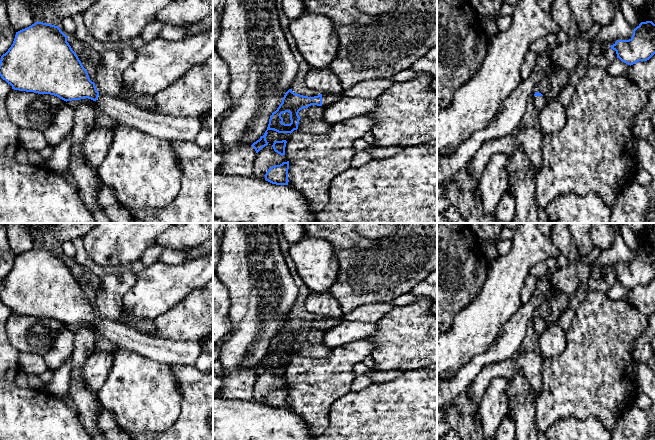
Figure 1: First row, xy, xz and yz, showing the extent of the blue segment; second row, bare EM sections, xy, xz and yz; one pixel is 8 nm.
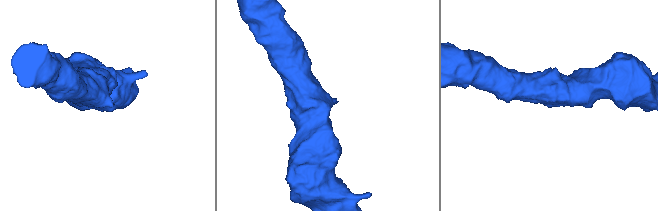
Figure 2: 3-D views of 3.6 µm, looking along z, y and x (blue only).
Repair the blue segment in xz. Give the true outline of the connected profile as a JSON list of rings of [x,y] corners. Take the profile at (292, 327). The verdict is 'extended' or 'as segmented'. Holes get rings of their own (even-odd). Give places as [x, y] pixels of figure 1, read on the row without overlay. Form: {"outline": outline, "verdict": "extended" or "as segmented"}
{"outline": [[[289,313],[285,317],[282,327],[270,340],[269,348],[264,359],[261,360],[260,363],[254,366],[251,370],[255,373],[256,377],[258,377],[263,371],[268,369],[266,364],[268,354],[274,354],[278,357],[291,358],[294,354],[298,353],[299,344],[301,343],[298,339],[300,334],[303,332],[307,333],[311,329],[317,329],[326,332],[343,321],[343,317],[340,320],[323,317],[319,318],[318,320],[308,321],[296,318],[292,315],[292,313]],[[286,336],[290,338],[290,348],[285,348],[283,346],[283,342],[281,341],[281,339]]], "verdict": "extended"}

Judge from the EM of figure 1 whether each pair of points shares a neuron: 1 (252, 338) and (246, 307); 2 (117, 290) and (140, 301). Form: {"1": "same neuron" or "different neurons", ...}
{"1": "same neuron", "2": "different neurons"}

